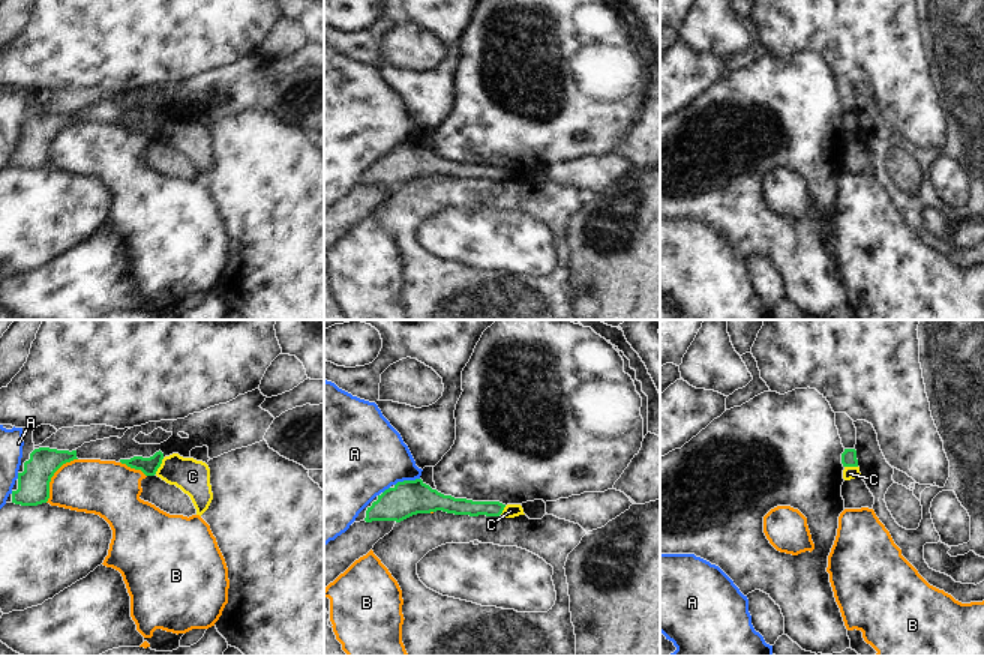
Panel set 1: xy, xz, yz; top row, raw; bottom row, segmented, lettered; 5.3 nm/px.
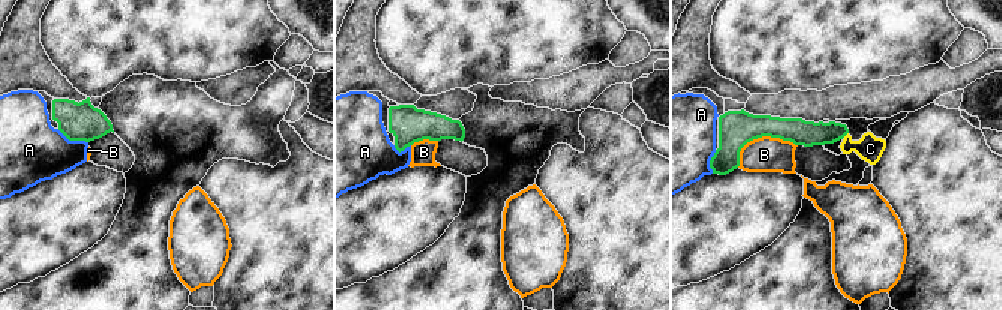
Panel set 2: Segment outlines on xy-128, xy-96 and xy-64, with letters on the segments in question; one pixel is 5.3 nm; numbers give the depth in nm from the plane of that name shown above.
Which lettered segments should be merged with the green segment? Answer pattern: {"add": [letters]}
{"add": ["C"]}

